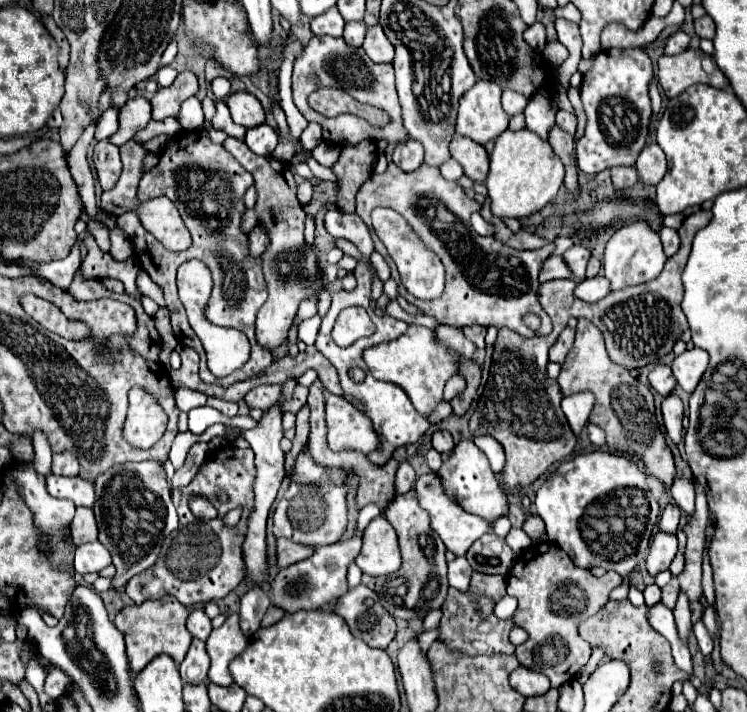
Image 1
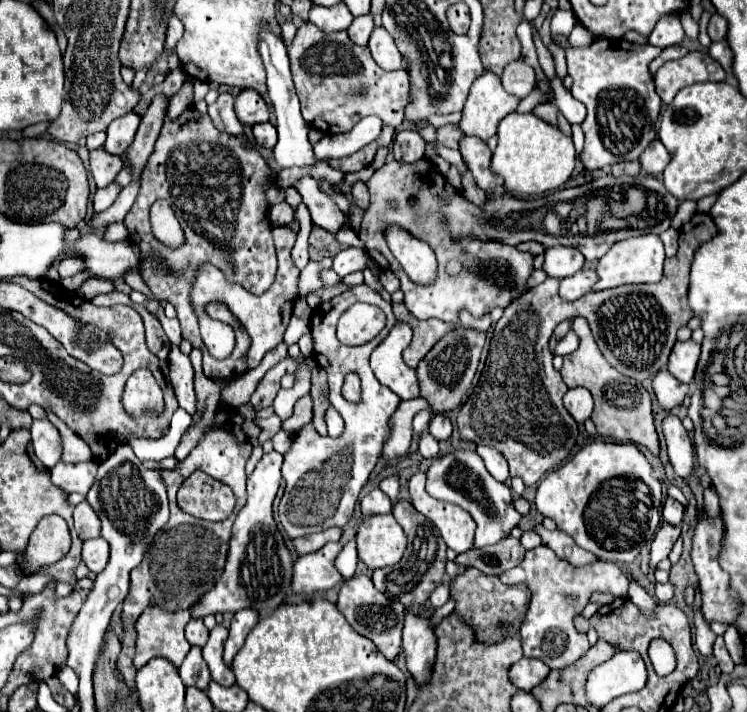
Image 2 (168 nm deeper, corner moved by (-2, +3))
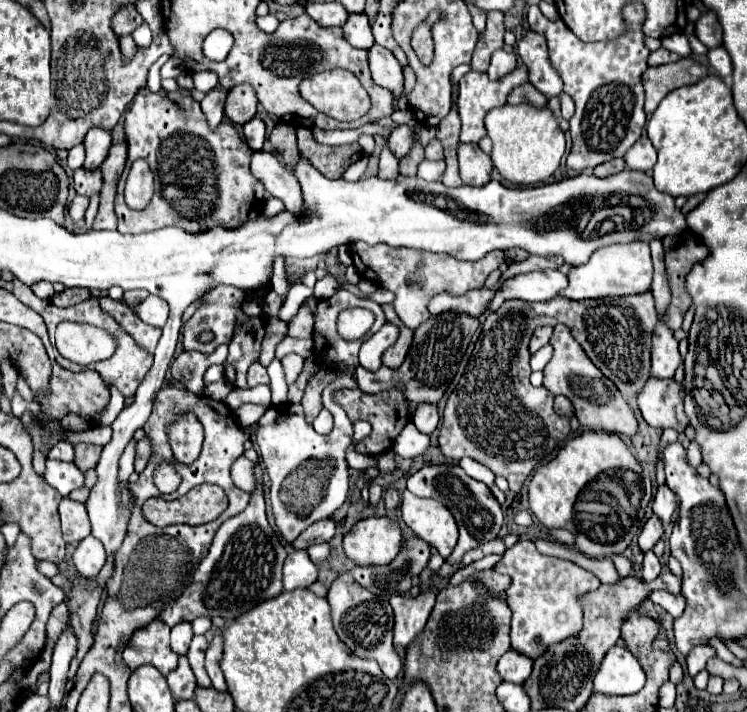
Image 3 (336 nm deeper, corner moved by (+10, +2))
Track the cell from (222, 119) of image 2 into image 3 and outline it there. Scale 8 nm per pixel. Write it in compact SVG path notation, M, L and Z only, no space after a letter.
M220 88L210 90L202 98L202 102L200 102L202 104L202 112L208 118L210 128L216 128L222 122L222 118L224 118L224 100L226 100L226 92L220 90Z

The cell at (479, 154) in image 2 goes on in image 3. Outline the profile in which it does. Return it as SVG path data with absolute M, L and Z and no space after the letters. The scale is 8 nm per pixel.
M460 144L458 162L460 162L460 178L464 184L484 186L490 182L492 160L478 148L478 144Z

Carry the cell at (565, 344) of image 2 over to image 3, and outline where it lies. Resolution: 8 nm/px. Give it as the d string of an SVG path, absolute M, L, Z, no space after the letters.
M550 344L542 346L542 348L532 356L532 370L544 370L544 366L546 366L548 360L550 360L550 356L552 356L552 346L550 346Z

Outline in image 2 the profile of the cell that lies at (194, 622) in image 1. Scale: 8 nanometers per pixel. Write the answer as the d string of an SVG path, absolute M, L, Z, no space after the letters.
M190 619L190 623L186 625L186 639L190 641L190 645L204 647L204 643L208 641L208 629L202 619Z

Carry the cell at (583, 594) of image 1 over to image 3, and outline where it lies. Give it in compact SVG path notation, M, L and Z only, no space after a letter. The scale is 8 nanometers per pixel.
M528 540L506 550L494 570L512 578L506 590L506 604L512 610L511 648L532 660L542 656L550 644L558 644L580 632L583 612L578 599L600 586L600 580L592 572L568 560L544 556Z

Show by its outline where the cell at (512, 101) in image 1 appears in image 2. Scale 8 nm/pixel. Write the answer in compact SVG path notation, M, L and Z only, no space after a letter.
M522 59L520 61L514 61L514 63L510 63L504 69L502 87L506 89L506 93L510 93L510 95L514 95L518 99L524 99L536 87L536 73Z

